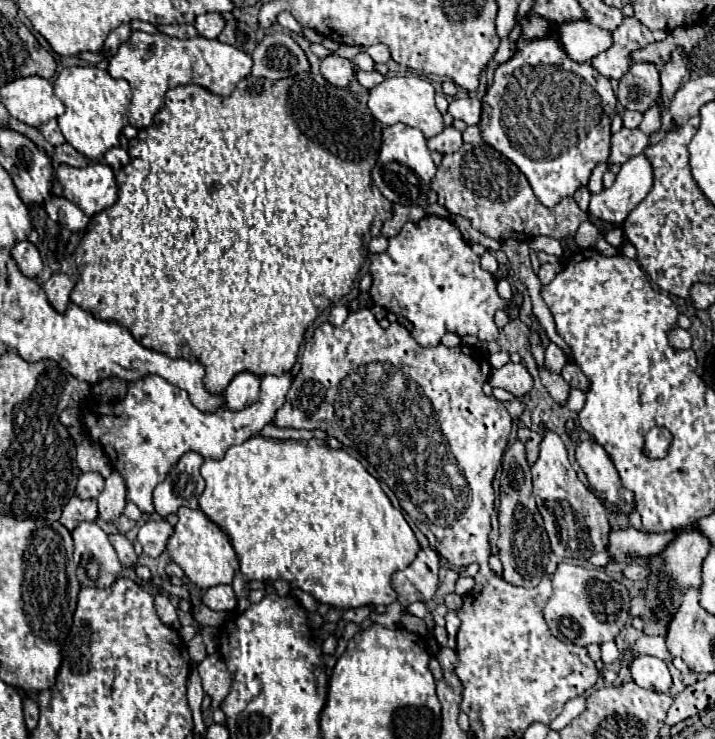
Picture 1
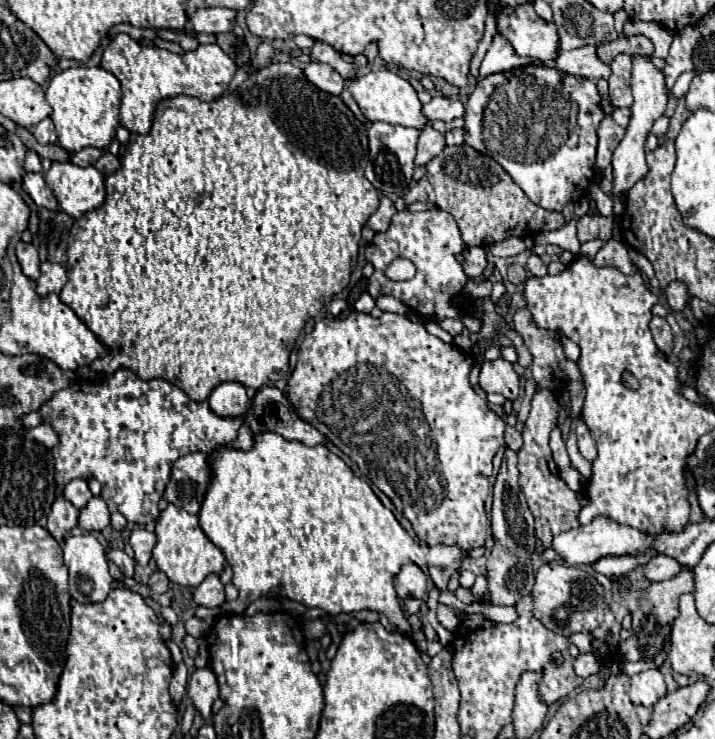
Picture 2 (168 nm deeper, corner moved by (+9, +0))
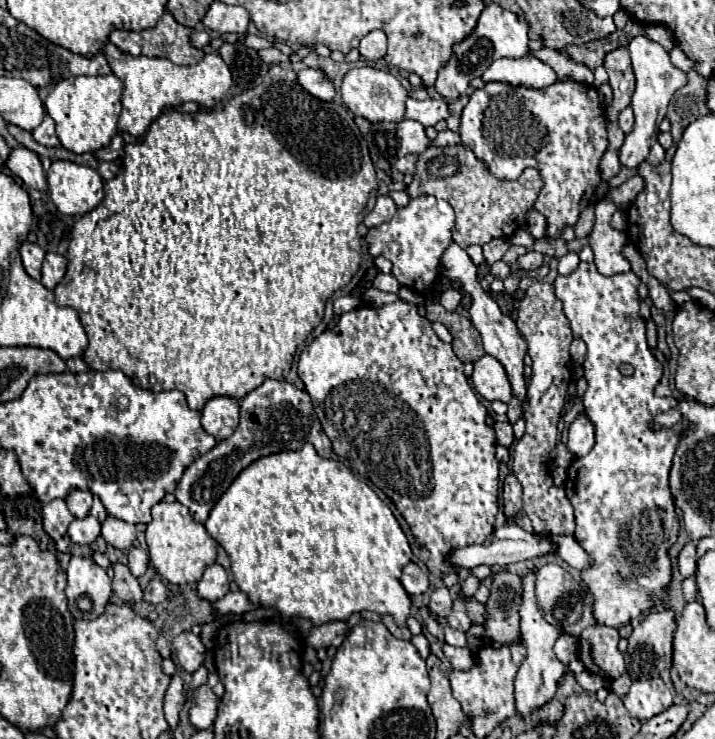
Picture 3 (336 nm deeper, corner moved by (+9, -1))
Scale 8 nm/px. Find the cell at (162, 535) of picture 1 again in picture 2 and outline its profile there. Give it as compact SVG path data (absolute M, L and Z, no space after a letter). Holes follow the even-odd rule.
M136 529L136 531L132 531L132 535L130 535L130 545L132 545L132 549L134 549L134 559L136 559L136 563L142 565L142 567L146 567L148 561L150 561L150 557L152 557L152 549L154 549L154 545L156 545L154 533L150 533L150 531L146 531L146 529Z

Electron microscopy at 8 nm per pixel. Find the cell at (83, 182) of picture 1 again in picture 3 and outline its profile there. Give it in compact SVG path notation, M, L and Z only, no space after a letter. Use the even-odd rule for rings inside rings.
M54 160L46 172L48 192L62 214L76 216L92 212L104 200L104 180L98 170L68 160Z

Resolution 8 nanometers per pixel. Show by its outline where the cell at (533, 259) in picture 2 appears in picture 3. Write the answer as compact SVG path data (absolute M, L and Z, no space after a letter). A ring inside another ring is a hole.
M530 250L530 252L526 252L524 256L518 258L518 264L520 264L524 270L538 270L538 268L542 266L542 254Z

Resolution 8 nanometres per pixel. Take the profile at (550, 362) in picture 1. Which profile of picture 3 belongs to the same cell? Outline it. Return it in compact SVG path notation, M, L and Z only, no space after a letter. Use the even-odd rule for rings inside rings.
M534 282L520 306L518 306L518 320L516 326L520 328L520 336L524 336L528 344L528 354L532 358L532 376L528 382L528 392L522 404L524 420L526 420L526 432L516 442L512 450L512 474L518 478L524 490L524 514L530 518L534 532L548 532L548 534L560 534L560 536L572 536L576 522L574 522L574 508L566 496L564 488L556 488L548 460L550 452L556 448L558 442L558 420L560 410L564 406L564 394L568 390L568 378L572 378L570 372L570 342L572 342L572 330L568 324L568 318L562 312L562 302L556 298L552 284L546 282Z

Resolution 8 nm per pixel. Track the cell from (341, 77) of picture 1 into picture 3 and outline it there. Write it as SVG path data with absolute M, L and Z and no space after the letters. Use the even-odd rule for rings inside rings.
M304 68L298 72L298 82L316 98L320 100L332 100L336 94L336 88L332 80L322 72L314 68Z

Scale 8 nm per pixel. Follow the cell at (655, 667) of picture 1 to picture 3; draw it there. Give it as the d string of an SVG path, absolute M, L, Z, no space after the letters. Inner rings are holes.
M646 678L636 680L630 686L628 696L624 698L624 706L630 716L638 720L648 720L660 712L664 712L672 704L672 694L662 682L662 678Z

